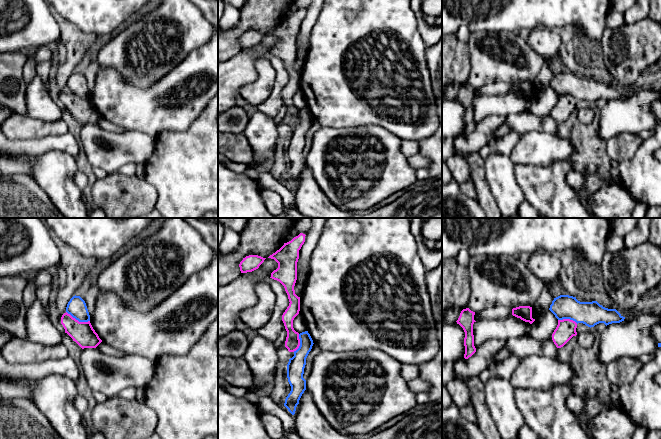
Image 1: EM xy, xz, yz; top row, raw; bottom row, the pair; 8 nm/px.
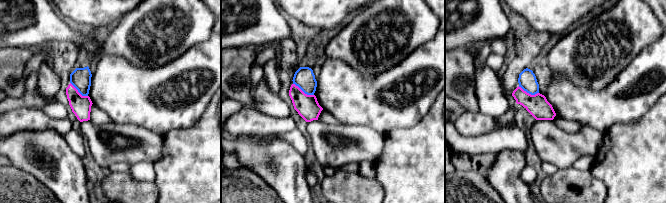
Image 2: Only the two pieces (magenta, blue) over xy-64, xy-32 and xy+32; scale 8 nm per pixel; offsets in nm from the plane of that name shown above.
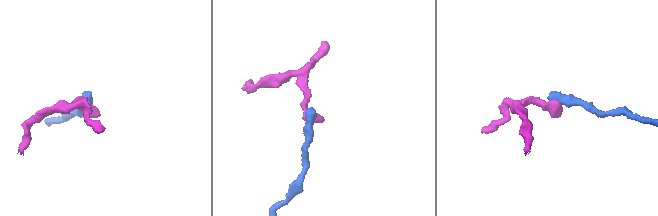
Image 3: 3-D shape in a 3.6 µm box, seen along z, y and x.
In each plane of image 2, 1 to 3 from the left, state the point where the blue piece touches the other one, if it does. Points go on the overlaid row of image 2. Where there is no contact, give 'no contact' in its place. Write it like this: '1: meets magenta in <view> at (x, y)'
1: meets magenta in xy-64 at (77, 91)
2: meets magenta in xy-32 at (302, 91)
3: meets magenta in xy+32 at (528, 93)

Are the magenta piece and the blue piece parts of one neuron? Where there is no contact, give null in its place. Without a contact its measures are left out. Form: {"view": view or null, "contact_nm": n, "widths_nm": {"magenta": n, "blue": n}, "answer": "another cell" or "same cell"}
{"view": "xy", "contact_nm": 200, "widths_nm": {"magenta": 180, "blue": 160}, "answer": "another cell"}

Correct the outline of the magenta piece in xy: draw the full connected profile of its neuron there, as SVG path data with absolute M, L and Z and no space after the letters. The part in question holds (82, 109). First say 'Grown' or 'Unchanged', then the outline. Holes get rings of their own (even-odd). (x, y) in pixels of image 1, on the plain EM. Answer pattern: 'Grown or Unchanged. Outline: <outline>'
Unchanged. Outline: M67 88L61 93L61 100L73 117L75 117L82 125L96 124L102 116L93 105L90 97L79 98Z

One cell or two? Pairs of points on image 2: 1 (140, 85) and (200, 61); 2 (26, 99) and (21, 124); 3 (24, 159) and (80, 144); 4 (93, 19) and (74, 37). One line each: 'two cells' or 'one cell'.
1: one cell
2: two cells
3: two cells
4: two cells

